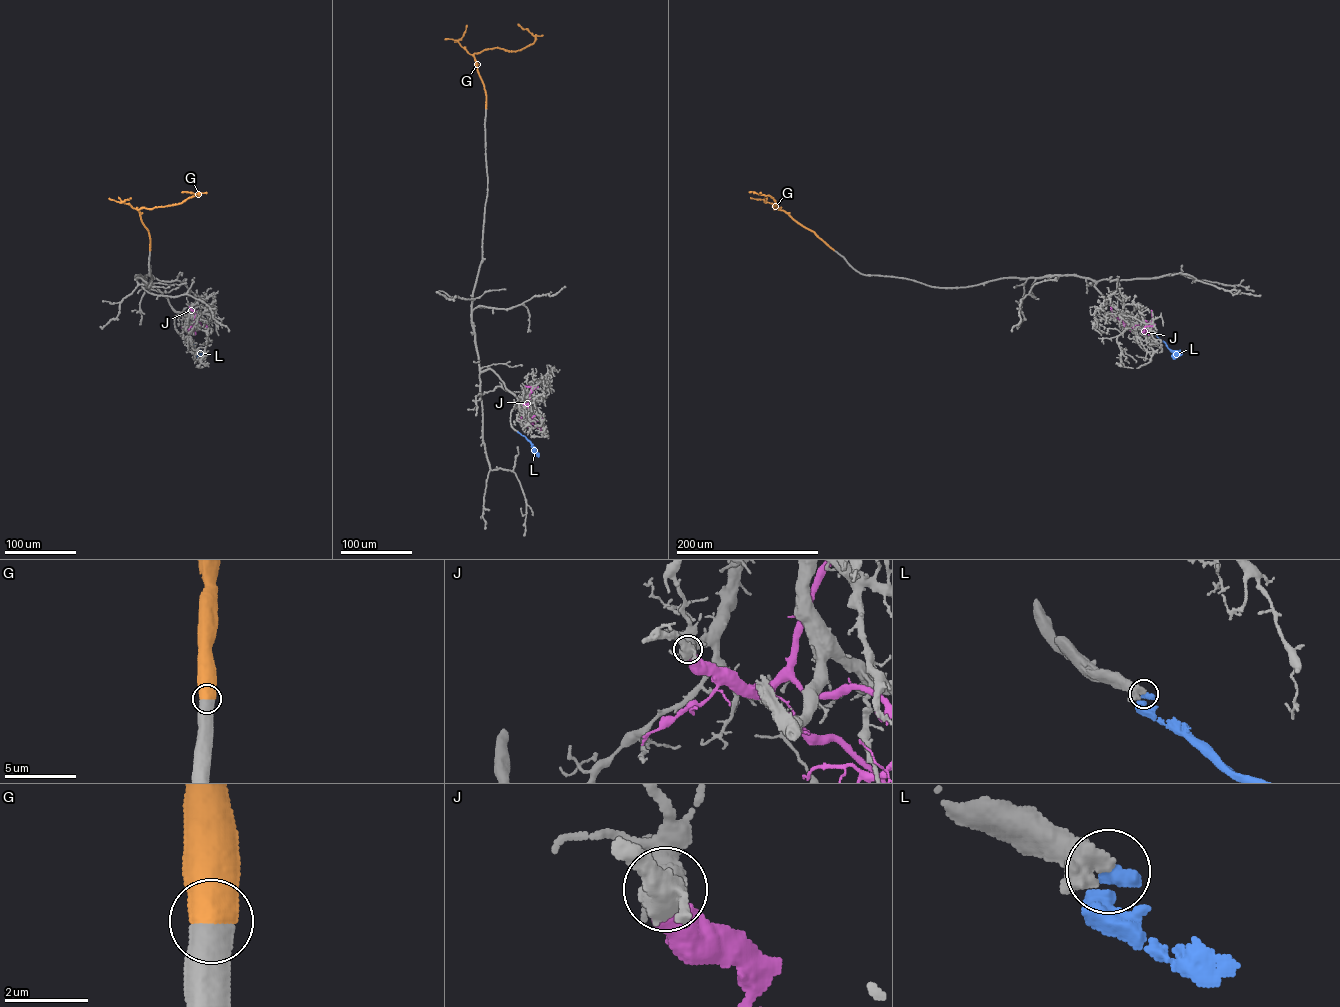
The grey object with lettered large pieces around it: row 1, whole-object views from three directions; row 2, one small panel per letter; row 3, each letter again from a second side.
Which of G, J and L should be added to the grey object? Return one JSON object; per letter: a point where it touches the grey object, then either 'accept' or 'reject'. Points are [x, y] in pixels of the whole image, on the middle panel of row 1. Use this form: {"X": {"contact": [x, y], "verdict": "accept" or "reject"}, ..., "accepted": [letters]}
{"G": {"contact": [486, 109], "verdict": "accept"}, "J": {"contact": [519, 415], "verdict": "reject"}, "L": {"contact": [517, 431], "verdict": "reject"}, "accepted": ["G"]}

